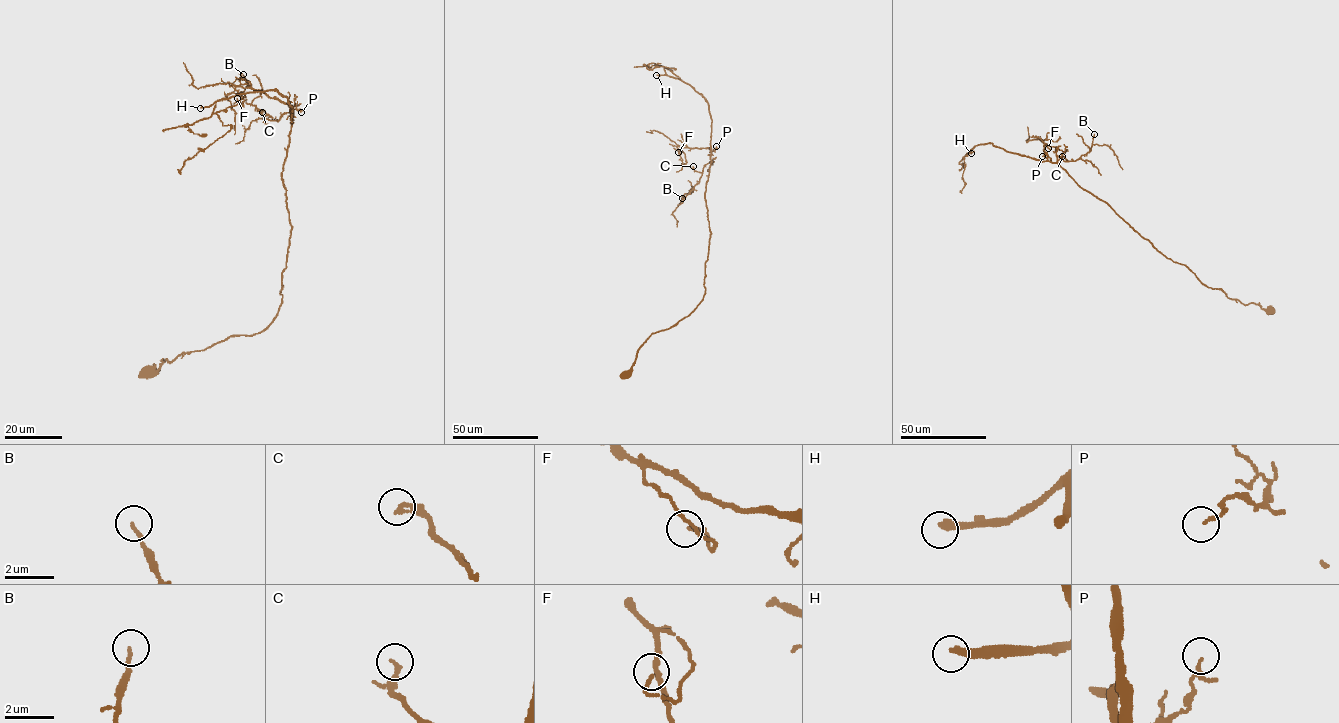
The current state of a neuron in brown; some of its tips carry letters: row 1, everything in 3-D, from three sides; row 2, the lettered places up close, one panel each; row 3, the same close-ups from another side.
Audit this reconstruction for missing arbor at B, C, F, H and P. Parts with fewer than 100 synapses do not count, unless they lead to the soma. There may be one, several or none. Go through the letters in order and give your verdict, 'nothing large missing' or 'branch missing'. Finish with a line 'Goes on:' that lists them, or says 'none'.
B: nothing large missing
C: nothing large missing
F: nothing large missing
H: branch missing
P: nothing large missing
Goes on: H

